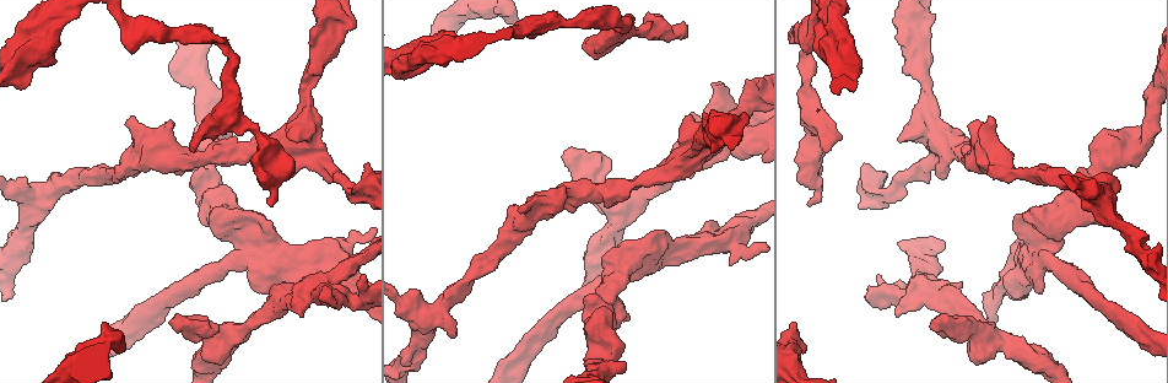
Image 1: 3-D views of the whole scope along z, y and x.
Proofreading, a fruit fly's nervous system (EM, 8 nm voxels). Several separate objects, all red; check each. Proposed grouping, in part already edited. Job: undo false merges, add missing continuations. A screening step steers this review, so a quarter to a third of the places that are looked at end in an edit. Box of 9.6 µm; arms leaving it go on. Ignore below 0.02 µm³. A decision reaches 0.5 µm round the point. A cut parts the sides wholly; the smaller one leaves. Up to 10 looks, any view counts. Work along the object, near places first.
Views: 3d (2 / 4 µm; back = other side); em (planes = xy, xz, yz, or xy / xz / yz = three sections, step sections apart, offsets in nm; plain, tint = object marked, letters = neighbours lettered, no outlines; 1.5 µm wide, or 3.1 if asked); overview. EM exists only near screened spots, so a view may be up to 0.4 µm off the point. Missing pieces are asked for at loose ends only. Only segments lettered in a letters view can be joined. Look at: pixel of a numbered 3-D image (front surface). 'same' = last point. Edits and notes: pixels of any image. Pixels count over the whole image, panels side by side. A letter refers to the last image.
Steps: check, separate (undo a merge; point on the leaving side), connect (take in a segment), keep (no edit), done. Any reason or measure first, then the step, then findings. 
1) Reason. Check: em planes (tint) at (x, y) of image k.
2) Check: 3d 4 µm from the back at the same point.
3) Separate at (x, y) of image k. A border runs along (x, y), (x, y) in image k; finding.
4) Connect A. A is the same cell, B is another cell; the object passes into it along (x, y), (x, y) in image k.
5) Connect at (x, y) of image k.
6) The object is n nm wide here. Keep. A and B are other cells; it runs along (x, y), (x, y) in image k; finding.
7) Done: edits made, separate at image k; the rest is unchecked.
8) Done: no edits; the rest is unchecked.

Check: em planes (letters) at (269, 204) of image 1.

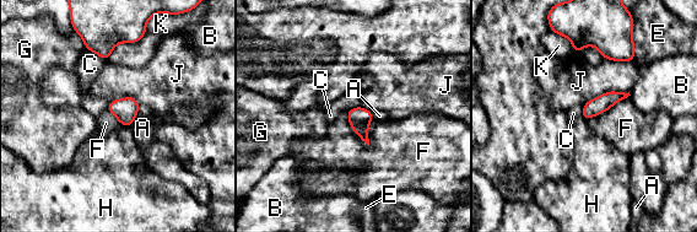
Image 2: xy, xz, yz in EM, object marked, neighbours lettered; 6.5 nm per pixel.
Keep. A, B, C, E, F, G, H, J and K are other cells; a border runs along (346, 113), (351, 129), (368, 145) in image 2; none of them fits.

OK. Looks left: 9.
An open end. Check: 3d 2 µm from the back at (824, 152) of image 1.

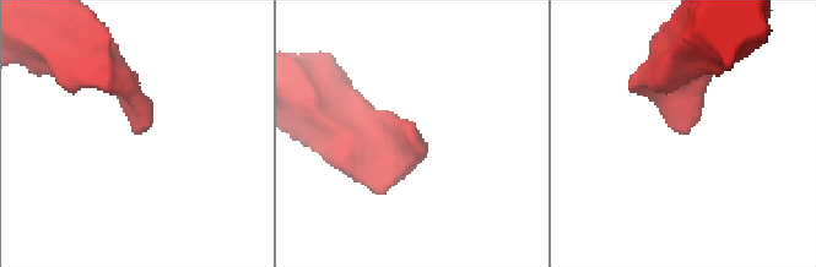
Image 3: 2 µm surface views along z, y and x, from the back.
Check: em xy step 8 (tint) at (135, 130) of image 3.

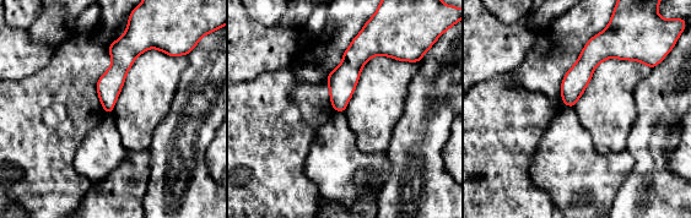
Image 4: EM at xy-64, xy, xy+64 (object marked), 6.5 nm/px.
Another direction. Check: em planes (letters) at the same point.

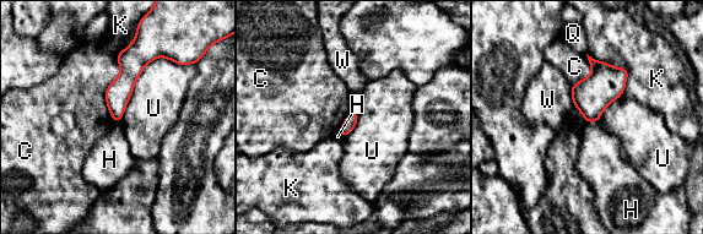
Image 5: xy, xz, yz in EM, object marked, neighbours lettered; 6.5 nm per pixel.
Keep. C, H, K, Q, U and W are other cells; it runs along (136, 47), (117, 94), (117, 119) in image 5; no lettered segment goes on from it.

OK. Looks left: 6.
Free end. Check: em planes (letters) at (122, 352) of image 1.

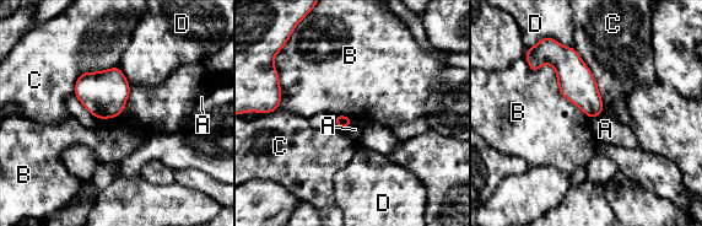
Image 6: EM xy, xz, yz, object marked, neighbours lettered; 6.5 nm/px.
Keep. A, B, C and D are other cells; a border runs along (525, 59), (590, 118) in image 6; no lettered segment goes on from it.

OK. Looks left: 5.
Free end. Check: em planes (letters) at (364, 277) of image 1.

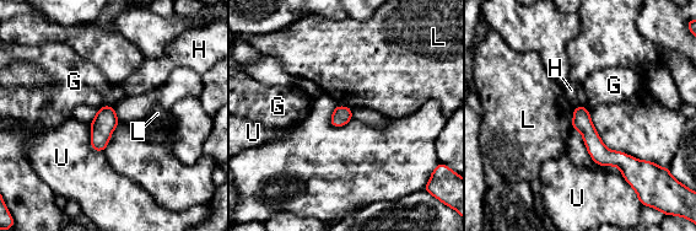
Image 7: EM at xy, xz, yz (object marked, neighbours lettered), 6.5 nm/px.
Keep. G, H, L and U are other cells; none of them fits.

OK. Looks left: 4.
Done: no edits; the rest is unchecked.

